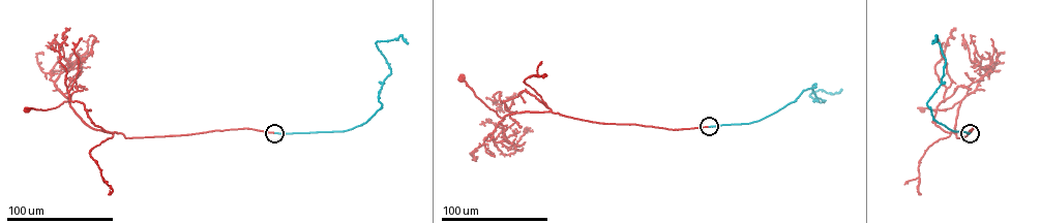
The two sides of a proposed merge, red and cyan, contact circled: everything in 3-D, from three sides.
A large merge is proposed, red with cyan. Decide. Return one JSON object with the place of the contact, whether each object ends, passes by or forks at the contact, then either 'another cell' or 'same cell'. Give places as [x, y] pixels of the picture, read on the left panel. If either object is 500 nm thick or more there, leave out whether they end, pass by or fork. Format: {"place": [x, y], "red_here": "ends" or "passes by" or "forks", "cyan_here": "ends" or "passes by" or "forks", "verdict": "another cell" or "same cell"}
{"place": [274, 133], "red_here": "ends", "cyan_here": "ends", "verdict": "same cell"}

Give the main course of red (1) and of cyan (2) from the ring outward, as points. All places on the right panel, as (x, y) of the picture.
1: (970, 133), (972, 128), (967, 136), (957, 137), (954, 133), (961, 101), (943, 109), (921, 109)
2: (970, 133), (939, 123), (927, 104), (941, 84), (945, 62), (939, 43), (932, 40), (937, 35), (931, 43)

